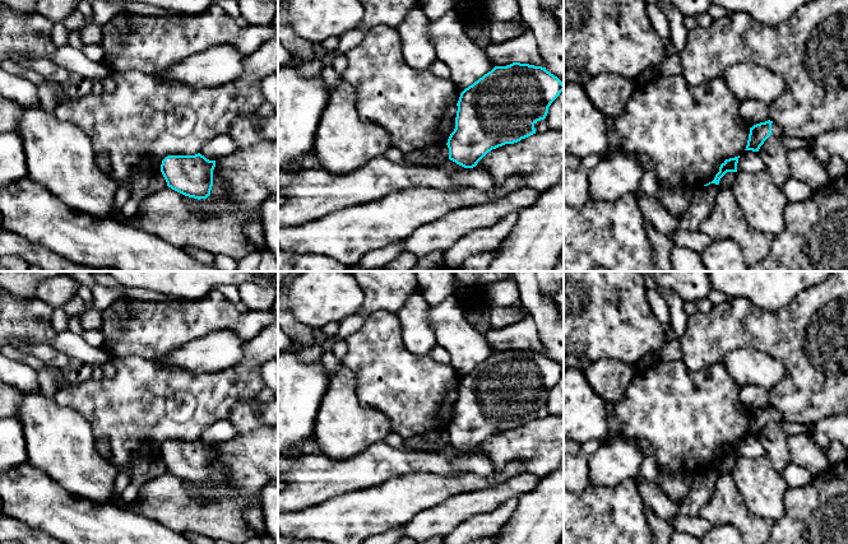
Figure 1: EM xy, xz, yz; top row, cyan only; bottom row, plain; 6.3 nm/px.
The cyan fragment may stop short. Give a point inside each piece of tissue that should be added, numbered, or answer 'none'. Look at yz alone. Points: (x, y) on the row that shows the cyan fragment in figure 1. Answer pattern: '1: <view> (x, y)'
1: yz (777, 130)

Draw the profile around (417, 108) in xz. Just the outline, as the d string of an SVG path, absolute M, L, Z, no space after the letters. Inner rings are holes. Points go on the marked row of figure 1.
M375 25L360 45L346 52L346 57L347 69L342 79L355 92L361 121L381 126L389 134L391 145L403 154L448 143L455 129L462 90L450 79L409 66L404 60L398 29Z

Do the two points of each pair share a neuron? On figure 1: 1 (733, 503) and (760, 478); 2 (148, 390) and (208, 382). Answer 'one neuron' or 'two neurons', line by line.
1: two neurons
2: one neuron

